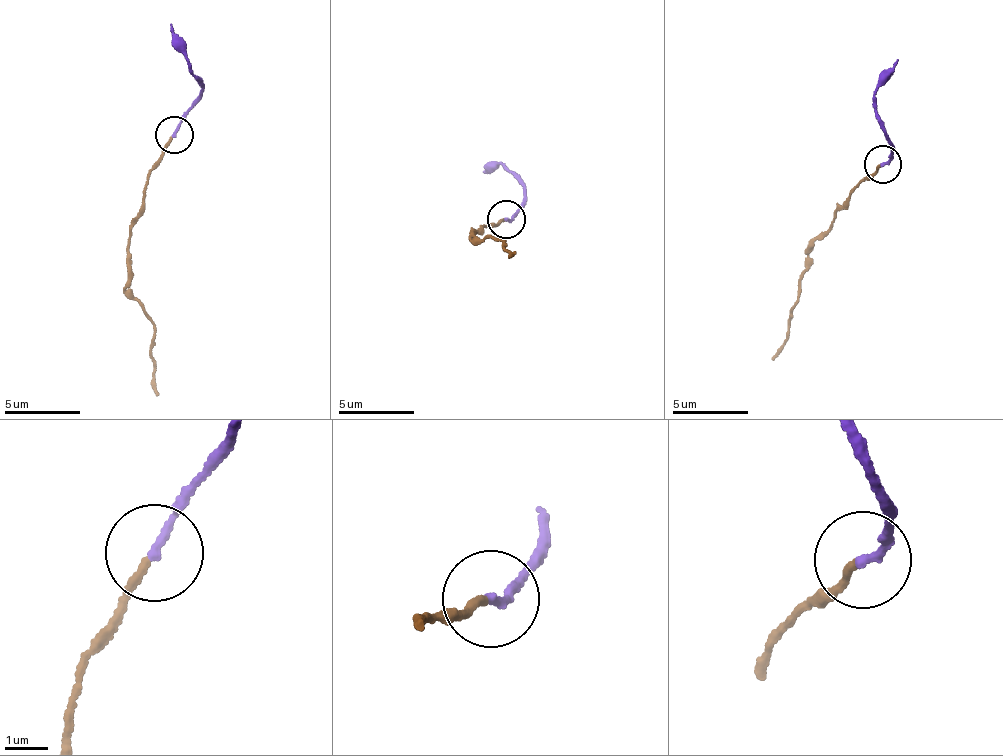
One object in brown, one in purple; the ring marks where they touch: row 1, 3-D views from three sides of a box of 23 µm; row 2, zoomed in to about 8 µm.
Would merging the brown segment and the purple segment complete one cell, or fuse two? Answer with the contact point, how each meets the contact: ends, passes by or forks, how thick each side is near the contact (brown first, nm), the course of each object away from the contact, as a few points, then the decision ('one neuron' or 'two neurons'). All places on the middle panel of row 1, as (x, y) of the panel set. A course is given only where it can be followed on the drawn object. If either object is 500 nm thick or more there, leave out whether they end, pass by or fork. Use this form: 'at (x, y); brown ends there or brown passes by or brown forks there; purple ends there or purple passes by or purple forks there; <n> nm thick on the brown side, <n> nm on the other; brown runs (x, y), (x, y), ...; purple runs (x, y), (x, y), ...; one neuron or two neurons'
at (506, 219); brown ends there; purple ends there; 180 nm thick on the brown side, 190 nm on the other; brown runs (504, 220), (481, 226), (483, 233), (470, 237), (478, 240), (502, 239), (515, 256); purple runs (507, 218), (513, 220), (520, 207), (522, 187), (500, 163), (484, 170); one neuron

